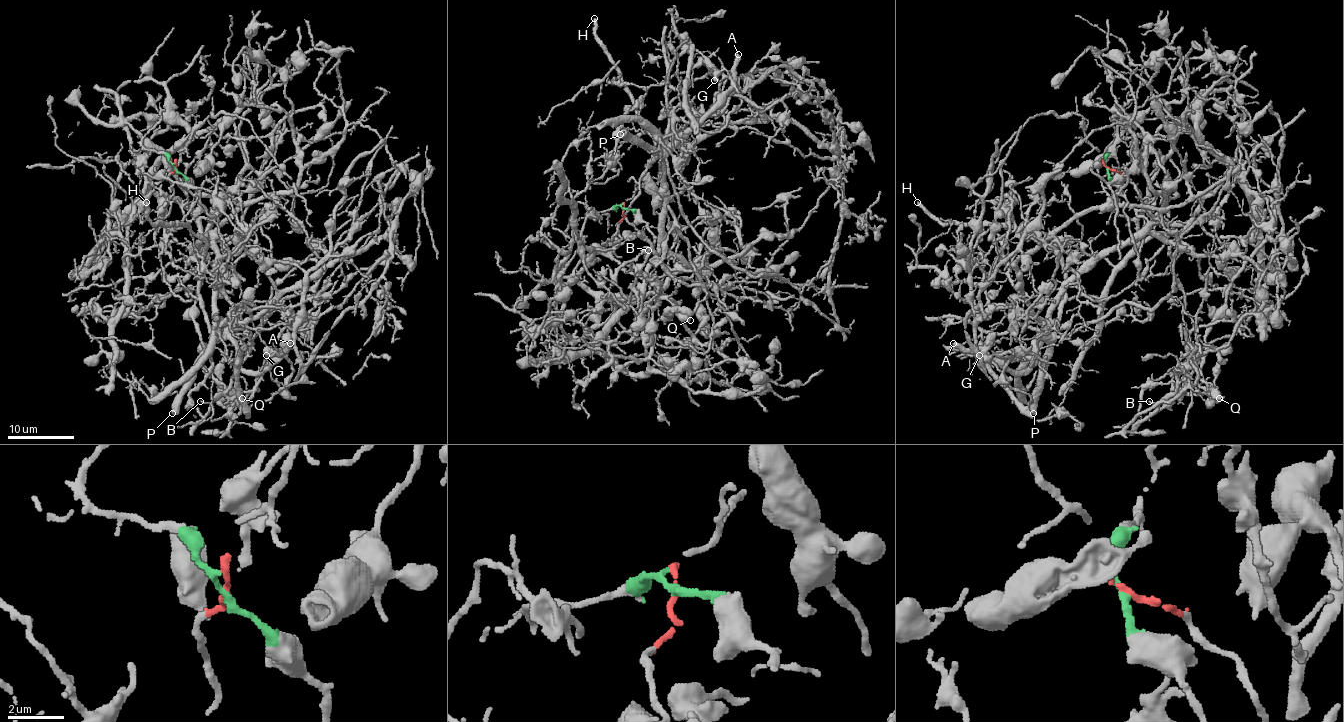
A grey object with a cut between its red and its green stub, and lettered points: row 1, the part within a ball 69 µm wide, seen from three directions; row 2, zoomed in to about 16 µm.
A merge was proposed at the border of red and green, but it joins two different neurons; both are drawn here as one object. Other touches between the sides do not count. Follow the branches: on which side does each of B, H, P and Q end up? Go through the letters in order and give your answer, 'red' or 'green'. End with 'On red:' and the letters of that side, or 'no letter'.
B: green
H: red
P: red
Q: green
On red: H, P

